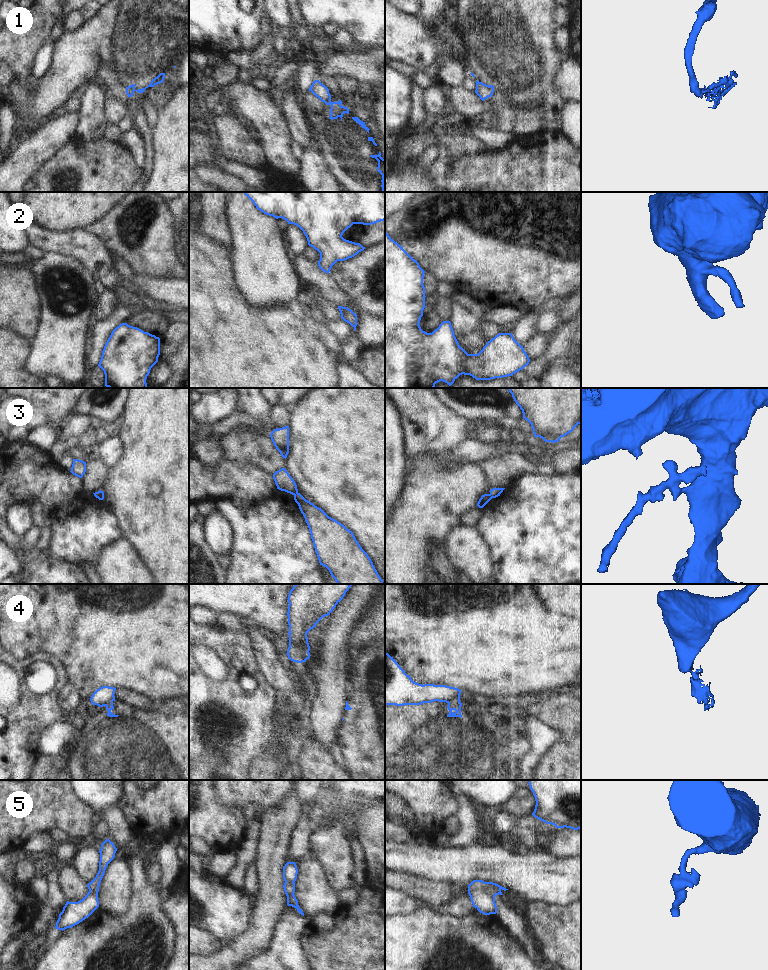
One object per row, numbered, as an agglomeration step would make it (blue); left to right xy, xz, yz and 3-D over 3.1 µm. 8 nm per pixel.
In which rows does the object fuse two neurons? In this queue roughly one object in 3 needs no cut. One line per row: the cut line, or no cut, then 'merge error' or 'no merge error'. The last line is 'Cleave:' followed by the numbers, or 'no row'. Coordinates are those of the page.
1: xz (330, 99), (325, 103) | merge error
2: no cut | no merge error
3: xz (297, 492), (294, 495) | merge error
4: yz (459, 700), (446, 702) | merge error
5: yz (484, 882), (484, 888), (494, 898) | merge error
Cleave: 1, 3, 4, 5

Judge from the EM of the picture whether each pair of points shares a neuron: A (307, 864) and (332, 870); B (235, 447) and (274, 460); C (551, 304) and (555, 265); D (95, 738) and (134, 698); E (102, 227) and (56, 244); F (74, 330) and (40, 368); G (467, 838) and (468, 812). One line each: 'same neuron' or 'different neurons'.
A: different neurons
B: same neuron
C: different neurons
D: different neurons
E: different neurons
F: same neuron
G: same neuron

